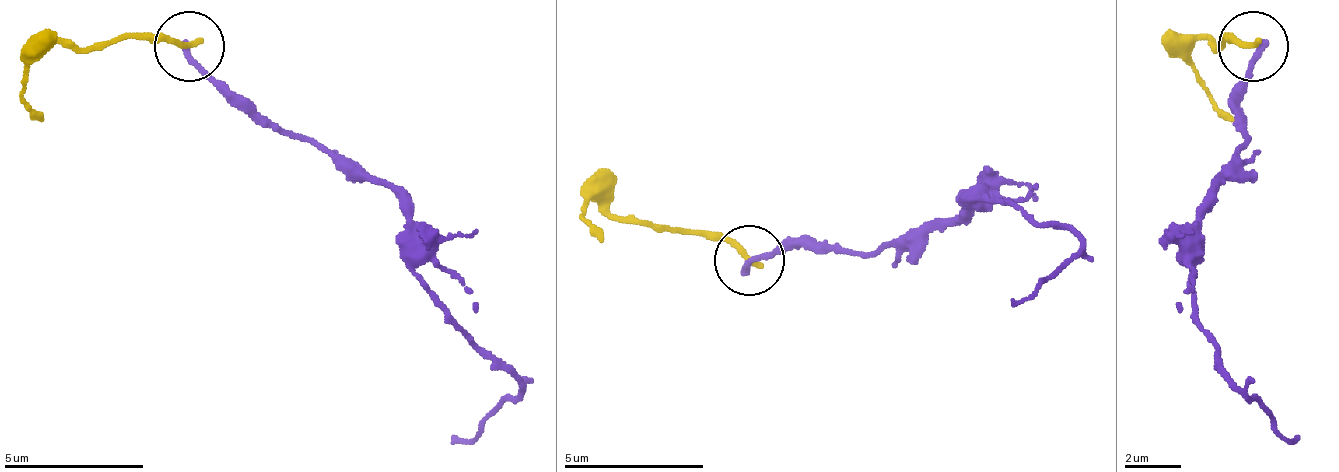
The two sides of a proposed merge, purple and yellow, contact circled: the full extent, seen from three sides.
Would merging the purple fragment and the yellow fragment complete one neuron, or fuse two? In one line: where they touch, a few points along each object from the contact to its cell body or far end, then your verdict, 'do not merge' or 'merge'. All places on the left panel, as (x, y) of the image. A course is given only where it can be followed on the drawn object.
at (189, 46); purple runs (184, 44), (261, 115), (352, 157), (408, 220), (422, 290), (520, 381), (471, 437), (457, 437), (450, 444); yellow runs (191, 44), (163, 37), (43, 44), (22, 86), (43, 122); do not merge

